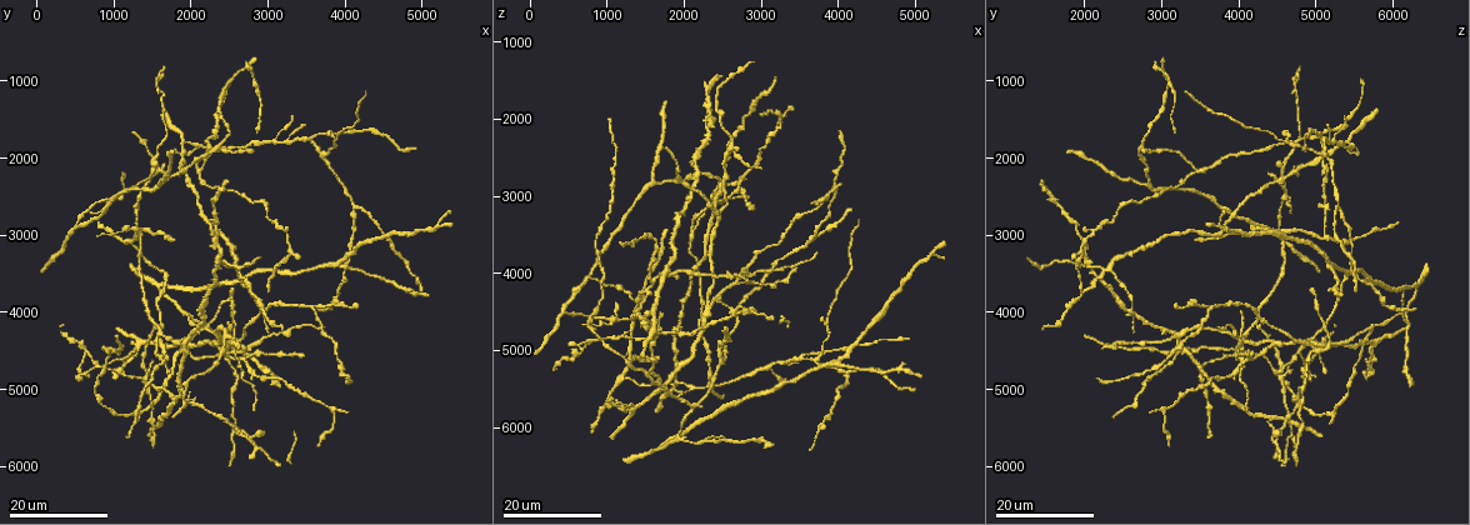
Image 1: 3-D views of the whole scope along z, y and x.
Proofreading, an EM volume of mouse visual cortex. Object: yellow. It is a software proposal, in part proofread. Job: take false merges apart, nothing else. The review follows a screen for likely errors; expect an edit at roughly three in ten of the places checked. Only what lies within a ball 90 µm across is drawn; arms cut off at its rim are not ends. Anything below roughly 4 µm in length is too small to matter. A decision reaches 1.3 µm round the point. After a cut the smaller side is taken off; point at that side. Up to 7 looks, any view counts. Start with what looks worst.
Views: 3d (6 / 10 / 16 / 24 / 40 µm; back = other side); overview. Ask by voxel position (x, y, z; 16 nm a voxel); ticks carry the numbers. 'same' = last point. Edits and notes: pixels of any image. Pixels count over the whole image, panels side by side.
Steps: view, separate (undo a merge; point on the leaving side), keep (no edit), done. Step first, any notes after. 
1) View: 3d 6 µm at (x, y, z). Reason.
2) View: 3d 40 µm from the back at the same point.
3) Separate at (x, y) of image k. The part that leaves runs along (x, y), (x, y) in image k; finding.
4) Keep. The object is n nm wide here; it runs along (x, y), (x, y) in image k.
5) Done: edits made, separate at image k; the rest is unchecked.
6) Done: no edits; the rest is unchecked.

View: 3d 24 µm at (3700, 1900, 5150). Three-way junction.

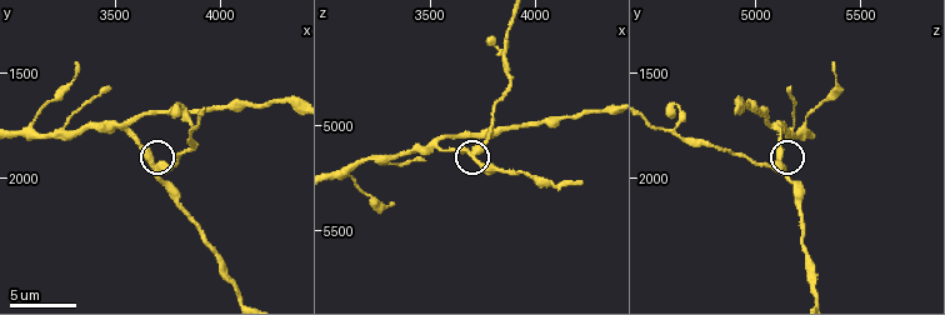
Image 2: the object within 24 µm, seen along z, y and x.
View: 3d 6 µm at (3700, 1940, 5130).

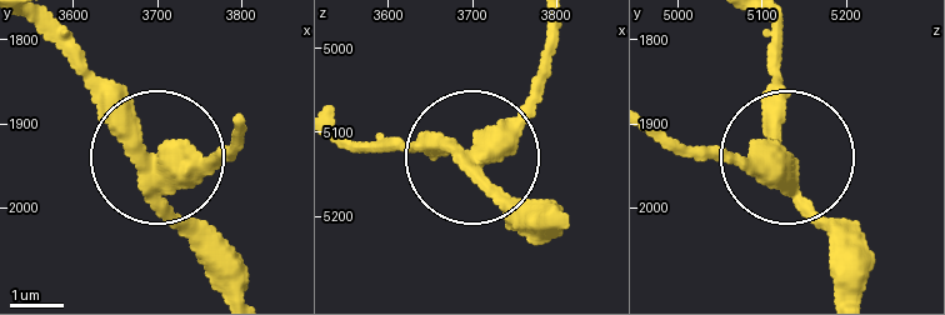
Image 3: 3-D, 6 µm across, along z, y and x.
Separate at (213, 160) of image 3. 3 arms meet here; the part that leaves runs along (163, 178), (234, 136) in image 3; a second neuron is stuck on.

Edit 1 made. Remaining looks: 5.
View: overview.

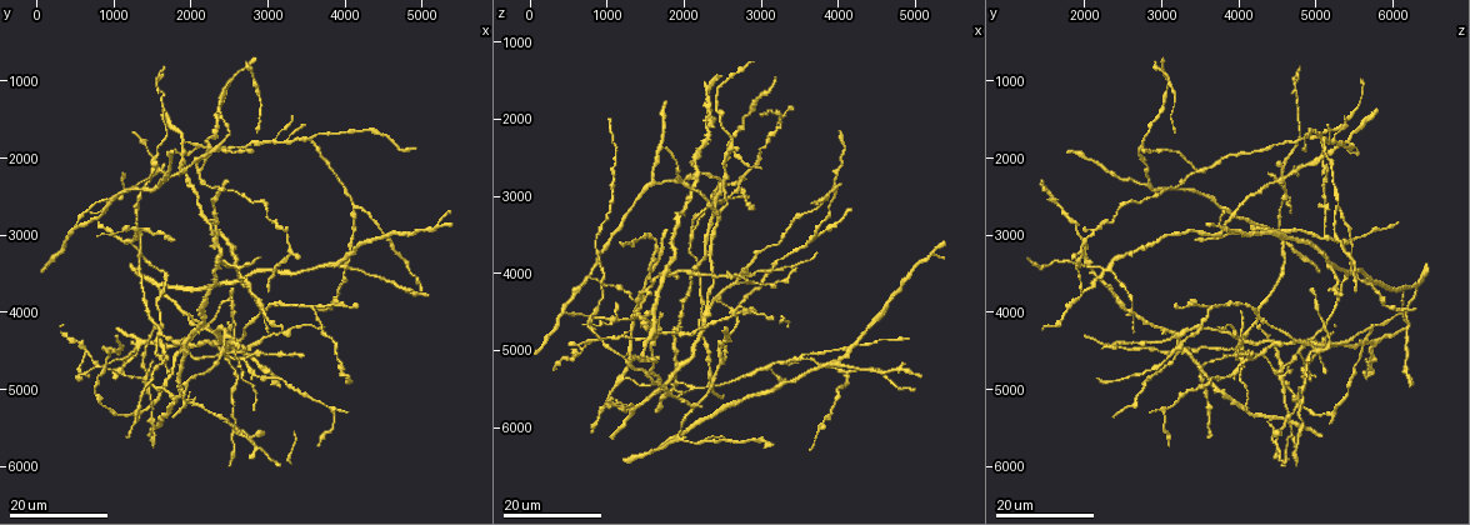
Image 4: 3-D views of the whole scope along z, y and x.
View: 3d 24 µm at (2100, 1850, 5500). Three-way junction.

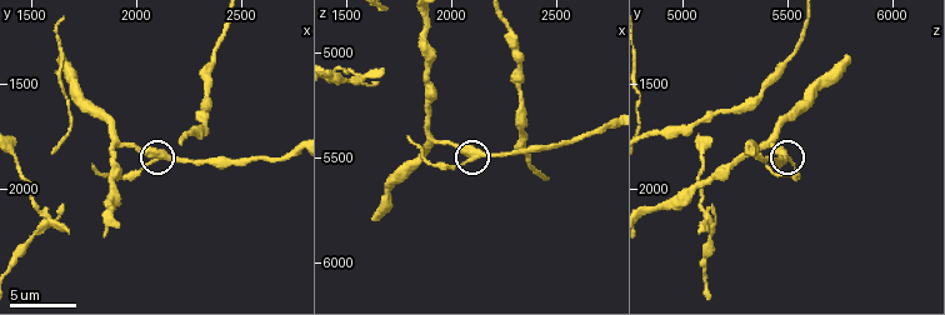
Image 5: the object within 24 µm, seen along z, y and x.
View: 3d 10 µm at (2100, 1860, 5500).

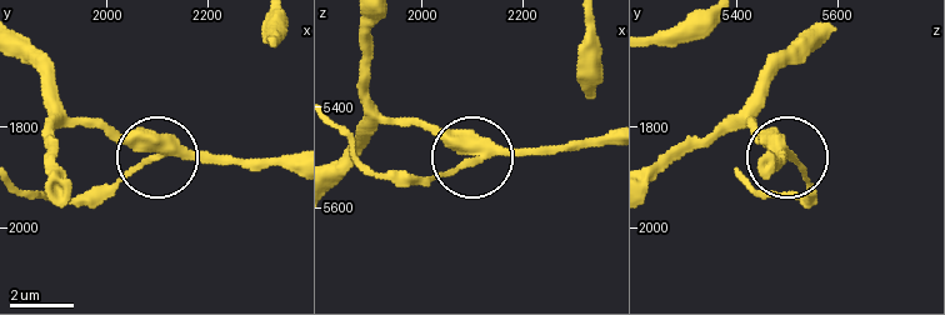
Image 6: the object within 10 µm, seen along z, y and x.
View: 3d 6 µm at (2090, 1860, 5500).

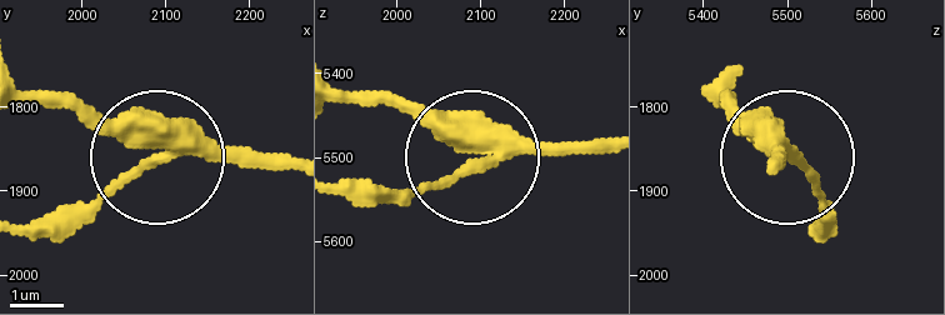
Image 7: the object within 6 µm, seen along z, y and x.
Keep. 3 arms meet here; it runs along (606, 141), (499, 141), (431, 186), (383, 195) in image 7; one neuron here.

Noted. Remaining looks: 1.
View: 3d 6 µm at (3090, 1770, 5240). Three-way junction.

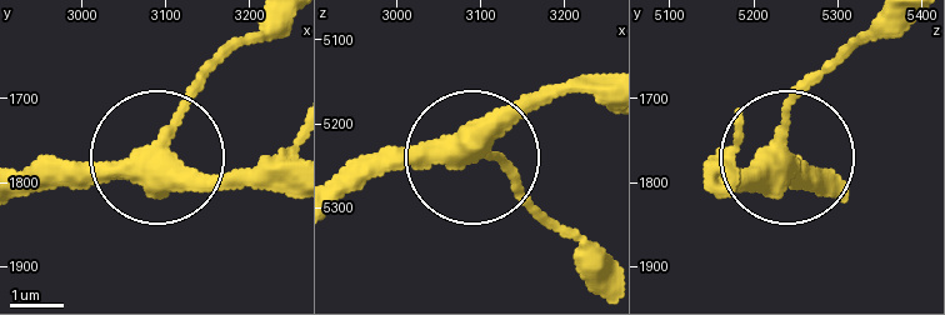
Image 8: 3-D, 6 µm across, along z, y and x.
Keep. It runs along (600, 78), (533, 96), (470, 154), (555, 221) in image 8; continuous, no second neuron.

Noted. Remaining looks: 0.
Done: edits made, separate at image 3; the rest is unchecked.

